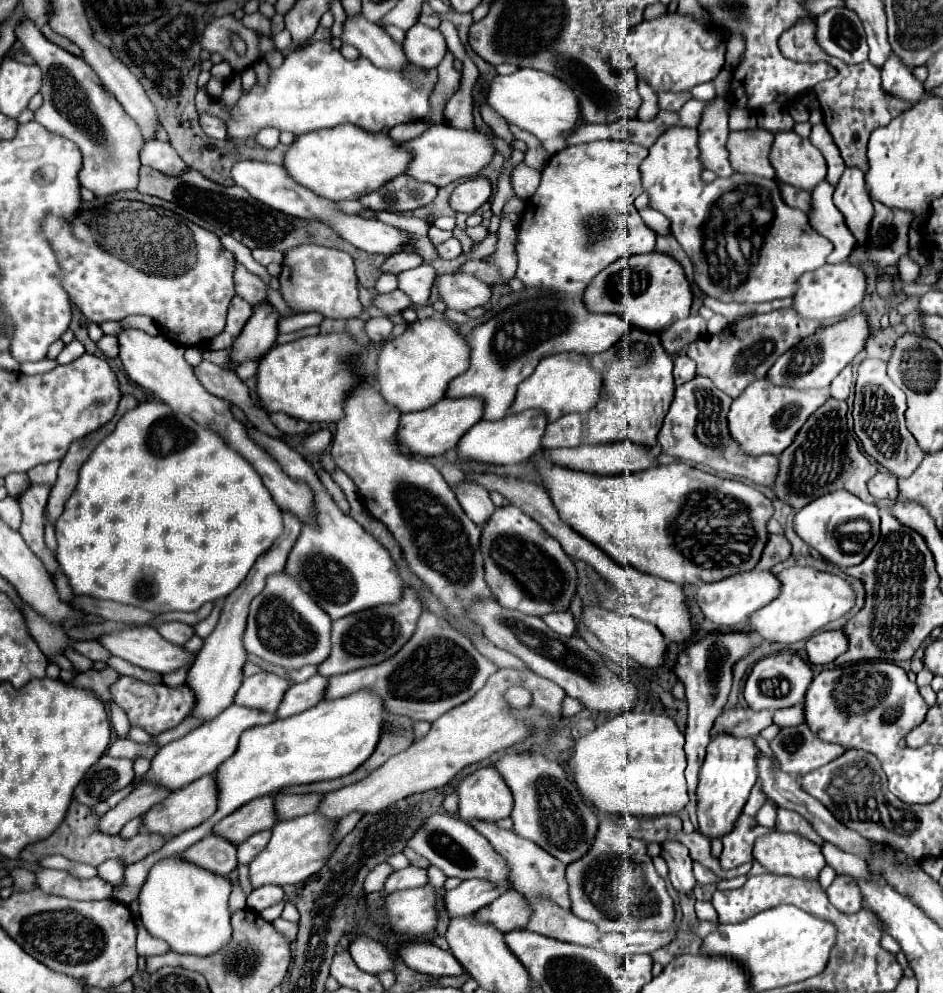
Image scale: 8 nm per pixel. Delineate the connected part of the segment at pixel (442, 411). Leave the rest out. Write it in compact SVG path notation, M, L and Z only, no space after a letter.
M444 397L442 401L438 401L436 405L418 411L418 413L404 413L400 417L400 427L398 427L398 439L402 443L408 445L410 453L414 455L424 455L424 457L432 457L432 455L444 455L448 449L456 447L458 441L462 439L462 435L476 425L482 419L484 413L484 401L476 399L476 397L464 397L464 399L450 399Z

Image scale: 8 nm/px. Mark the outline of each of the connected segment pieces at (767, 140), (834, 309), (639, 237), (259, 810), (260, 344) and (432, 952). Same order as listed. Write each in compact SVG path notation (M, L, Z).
M760 127L730 131L726 149L730 153L730 163L736 173L750 173L766 179L774 179L776 171L770 165L768 153L772 145L772 133Z
M826 263L824 267L804 273L798 279L798 289L792 297L794 299L792 309L806 319L818 319L818 321L824 321L830 317L842 317L862 303L864 291L866 291L866 277L862 269L856 269L848 263L838 263L838 265Z
M614 139L568 145L564 151L556 153L544 167L536 193L526 201L524 215L518 225L516 277L528 287L542 287L554 293L562 293L562 297L576 299L582 297L584 289L596 277L596 273L600 273L612 261L626 255L652 253L656 233L644 225L638 209L634 207L634 199L642 193L638 167L646 157L646 147Z
M276 795L260 797L256 801L250 801L248 805L242 805L242 809L236 809L236 813L232 813L232 815L224 817L220 823L216 823L212 833L222 835L222 837L230 839L232 843L240 845L250 835L264 831L264 829L272 829L278 823L274 799L276 799Z
M272 305L254 307L250 321L232 343L230 361L238 365L248 359L260 361L276 341L278 335L276 323L278 323L278 313L272 309Z
M424 941L404 943L398 955L408 967L426 975L442 977L442 975L460 975L464 971L450 951L442 951L440 947Z

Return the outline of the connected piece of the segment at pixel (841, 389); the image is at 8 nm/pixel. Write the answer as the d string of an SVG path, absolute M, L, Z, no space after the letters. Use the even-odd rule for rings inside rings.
M848 365L848 369L842 369L842 373L832 381L830 385L832 397L836 397L838 401L846 401L850 393L850 383L852 383L852 365Z

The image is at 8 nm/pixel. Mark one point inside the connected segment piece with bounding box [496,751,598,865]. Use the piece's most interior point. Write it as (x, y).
(547, 810)

